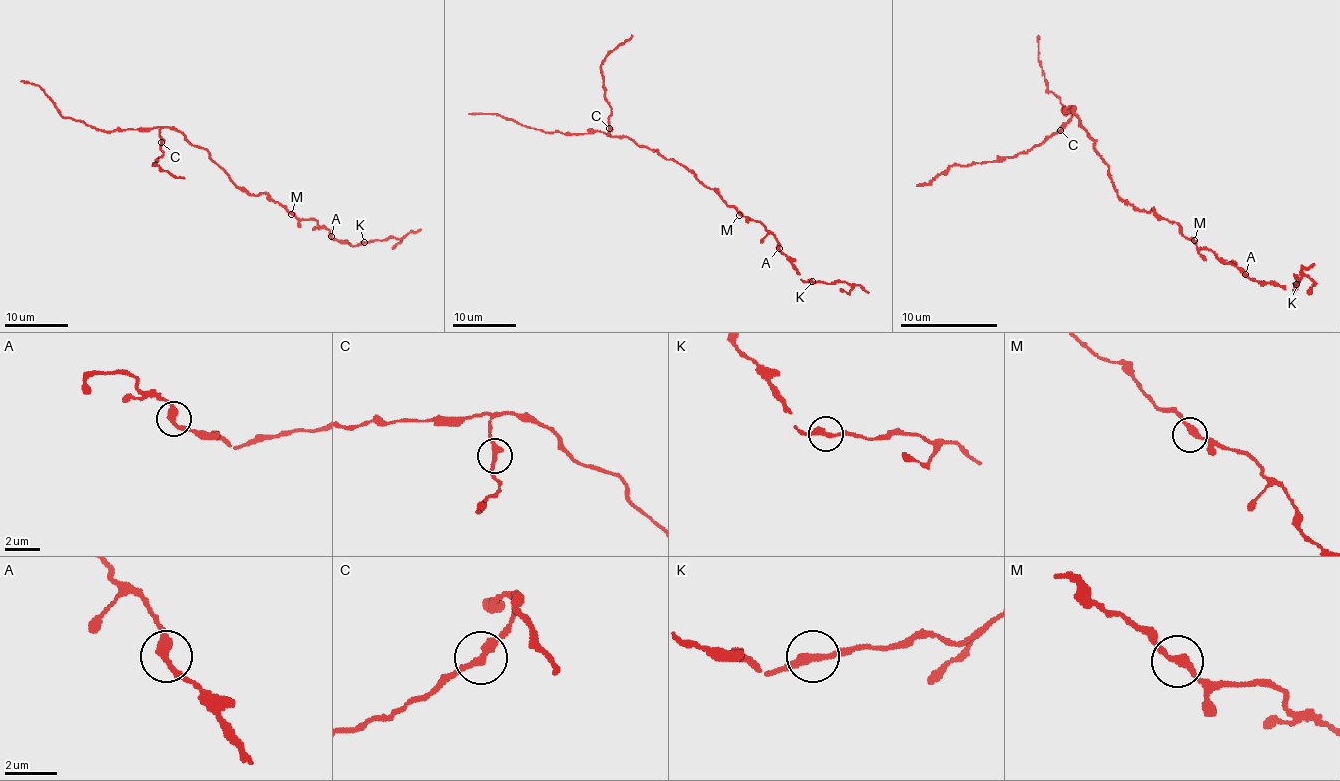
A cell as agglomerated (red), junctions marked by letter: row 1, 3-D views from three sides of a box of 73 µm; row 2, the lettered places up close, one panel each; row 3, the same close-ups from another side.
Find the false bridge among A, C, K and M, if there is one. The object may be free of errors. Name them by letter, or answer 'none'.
C

